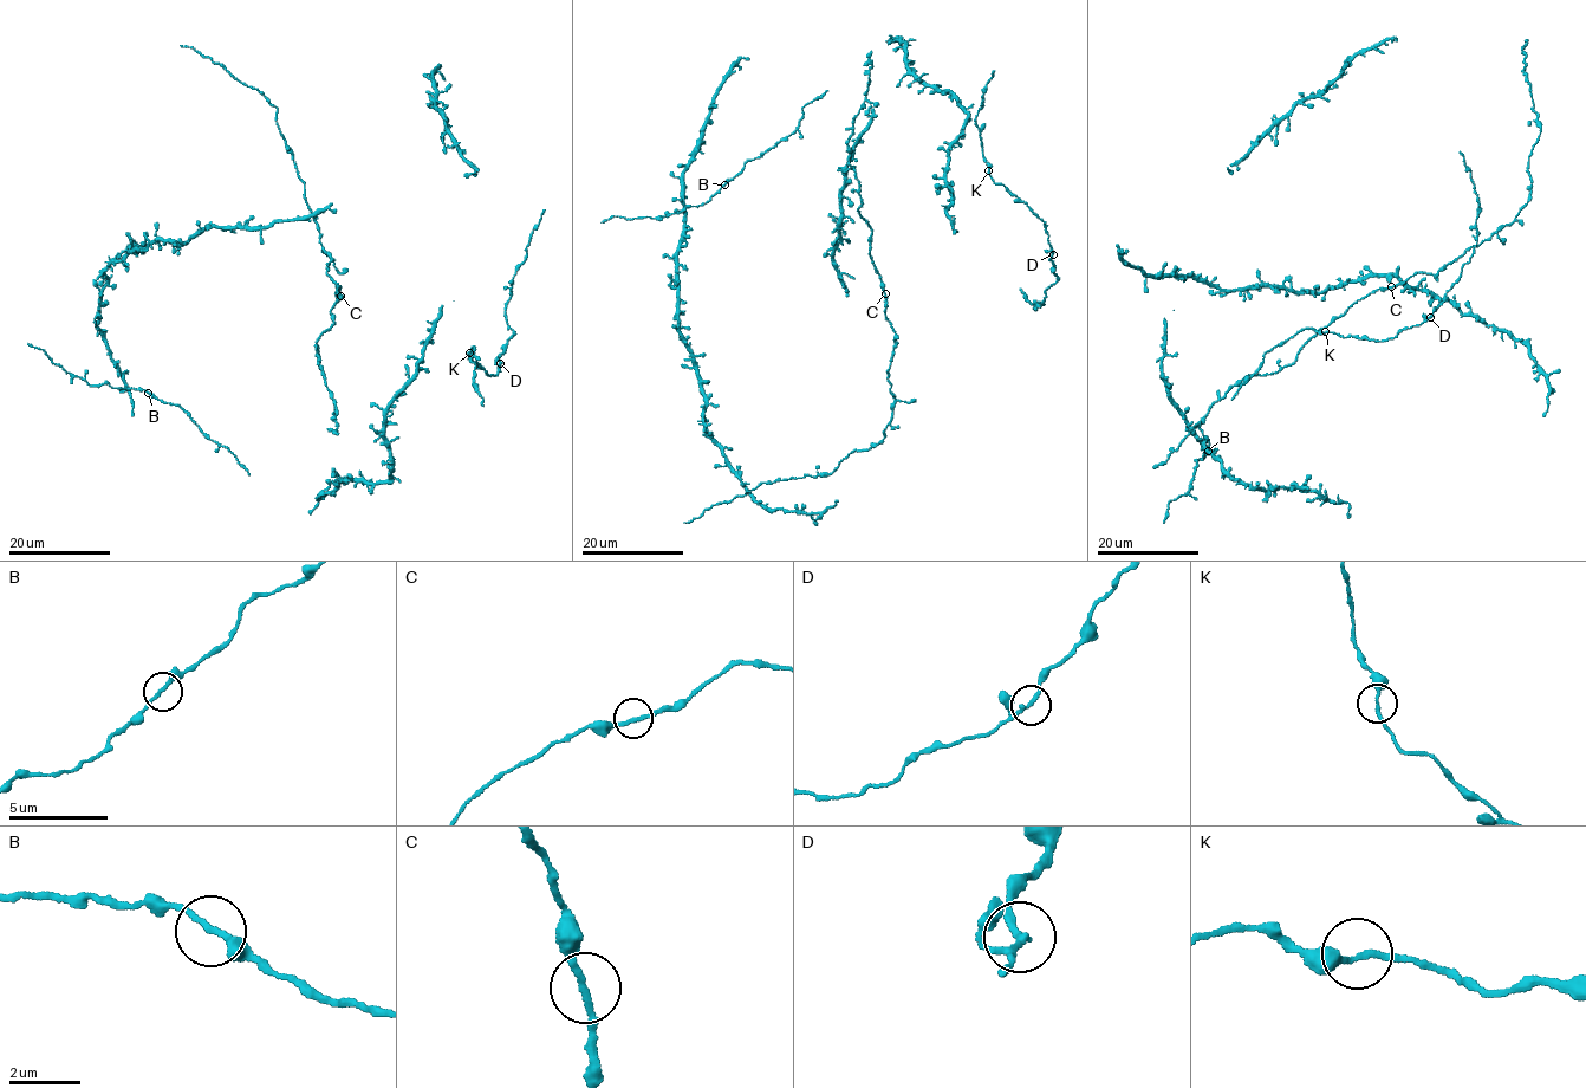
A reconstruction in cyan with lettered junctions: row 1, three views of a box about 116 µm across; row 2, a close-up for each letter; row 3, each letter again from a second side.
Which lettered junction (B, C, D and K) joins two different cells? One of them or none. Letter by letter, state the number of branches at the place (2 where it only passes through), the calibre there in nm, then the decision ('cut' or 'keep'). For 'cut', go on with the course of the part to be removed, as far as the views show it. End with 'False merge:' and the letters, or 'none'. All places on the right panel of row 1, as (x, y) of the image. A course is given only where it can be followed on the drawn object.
B: branches 2; calibre 190 nm; keep
C: branches 2; calibre 190 nm; keep
D: branches 2; calibre 190 nm; keep
K: branches 2; calibre 180 nm; keep
False merge: none

